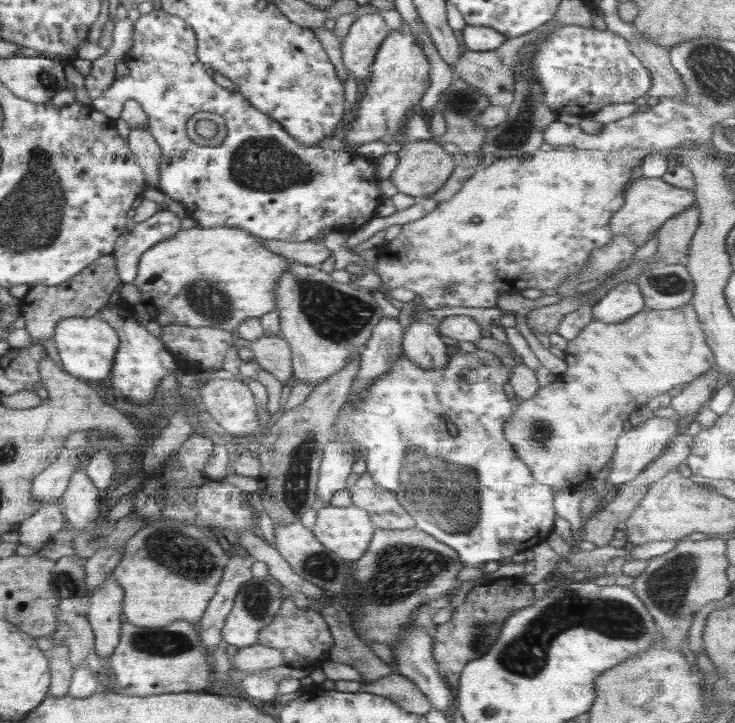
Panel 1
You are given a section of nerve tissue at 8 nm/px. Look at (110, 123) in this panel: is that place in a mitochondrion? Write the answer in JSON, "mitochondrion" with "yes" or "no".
{"mitochondrion":"no"}

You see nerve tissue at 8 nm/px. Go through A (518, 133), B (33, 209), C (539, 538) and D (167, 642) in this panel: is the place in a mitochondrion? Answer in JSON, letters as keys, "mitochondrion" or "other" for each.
{"A":"mitochondrion","B":"mitochondrion","C":"other","D":"mitochondrion"}

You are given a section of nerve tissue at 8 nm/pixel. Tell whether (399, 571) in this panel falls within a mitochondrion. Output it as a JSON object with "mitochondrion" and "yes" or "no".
{"mitochondrion":"yes"}

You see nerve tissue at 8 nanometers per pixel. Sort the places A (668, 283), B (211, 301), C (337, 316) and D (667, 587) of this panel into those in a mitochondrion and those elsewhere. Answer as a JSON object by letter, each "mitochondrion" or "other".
{"A":"mitochondrion","B":"mitochondrion","C":"mitochondrion","D":"mitochondrion"}

